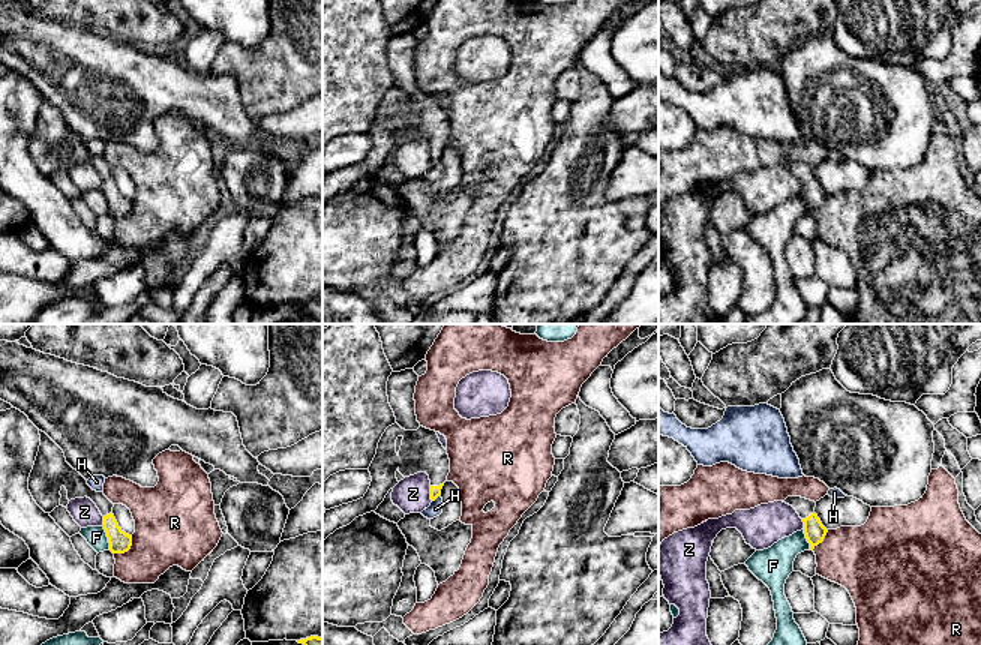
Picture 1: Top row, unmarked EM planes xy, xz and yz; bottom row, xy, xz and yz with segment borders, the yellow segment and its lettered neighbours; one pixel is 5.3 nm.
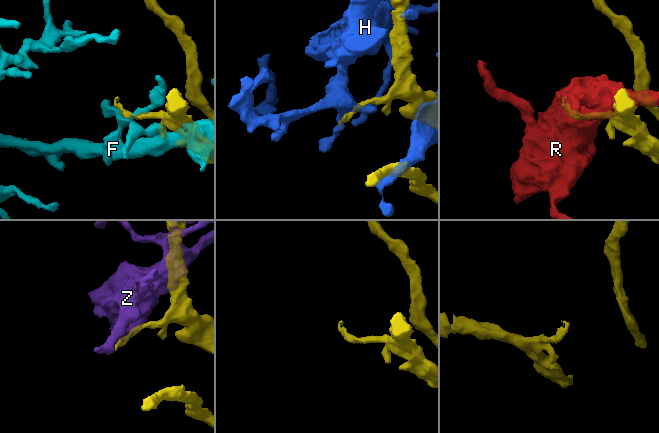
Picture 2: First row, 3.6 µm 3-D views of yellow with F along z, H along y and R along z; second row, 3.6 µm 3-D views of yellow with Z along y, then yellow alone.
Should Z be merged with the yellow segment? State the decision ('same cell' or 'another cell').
another cell

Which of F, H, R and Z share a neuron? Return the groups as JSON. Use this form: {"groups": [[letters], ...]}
{"groups": [["F"], ["H"], ["R"], ["Z"]]}

